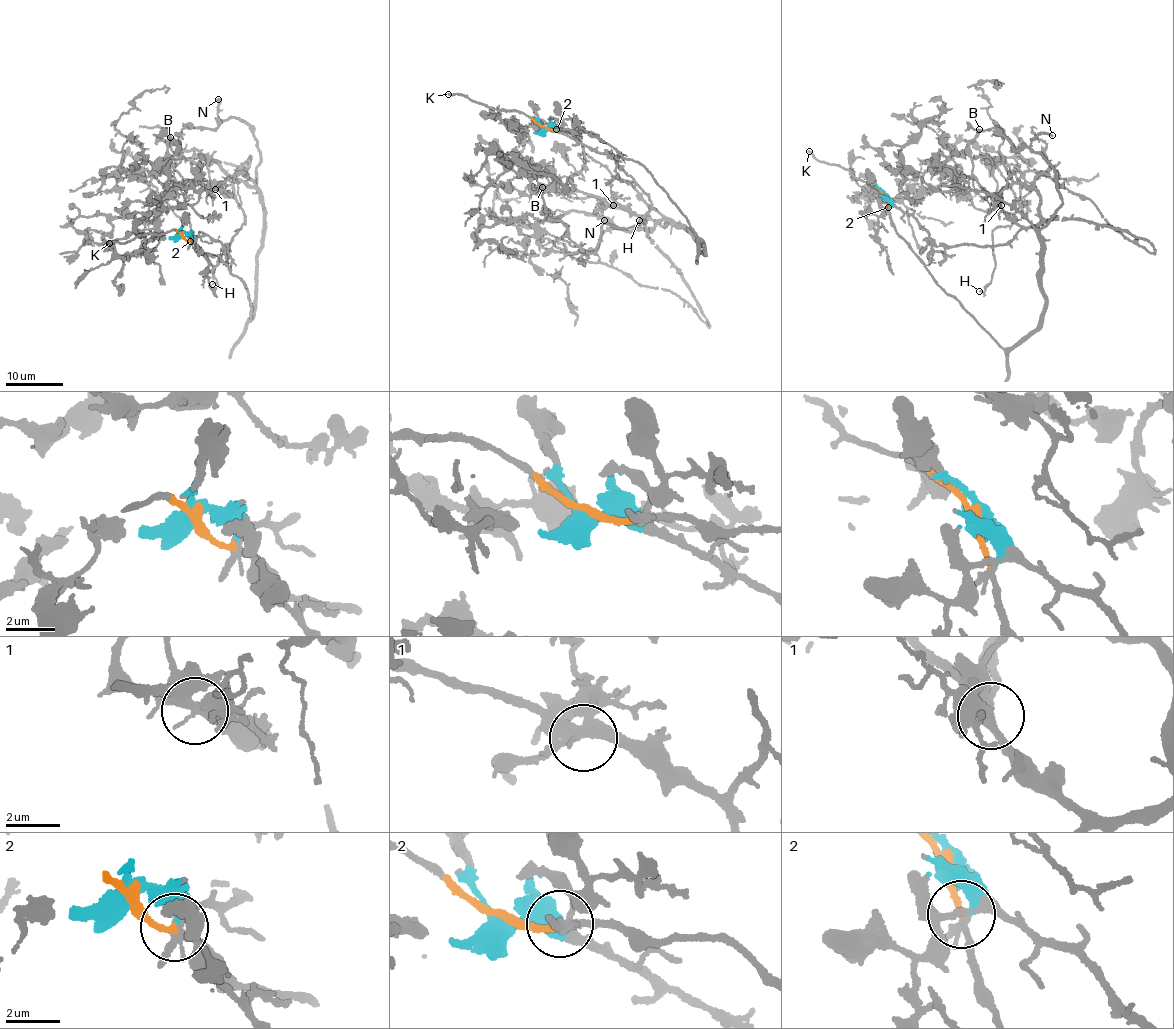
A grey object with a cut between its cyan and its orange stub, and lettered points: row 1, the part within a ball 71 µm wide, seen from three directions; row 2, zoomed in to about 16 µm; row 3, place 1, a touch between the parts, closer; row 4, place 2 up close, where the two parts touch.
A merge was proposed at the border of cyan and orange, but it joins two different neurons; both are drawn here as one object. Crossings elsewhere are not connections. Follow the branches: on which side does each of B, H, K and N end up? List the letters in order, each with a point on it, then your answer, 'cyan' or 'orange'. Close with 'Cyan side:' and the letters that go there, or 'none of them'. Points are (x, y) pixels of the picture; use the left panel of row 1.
B: at (170, 137); cyan
H: at (212, 284); cyan
K: at (109, 243); orange
N: at (218, 99); orange
Cyan side: B, H

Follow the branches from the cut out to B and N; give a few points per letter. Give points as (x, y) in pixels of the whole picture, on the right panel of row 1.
B: (885, 195), (938, 245), (992, 247), (1011, 242), (1019, 226), (980, 187), (972, 170), (969, 144), (979, 129)
N: (885, 195), (934, 282), (1008, 348), (1045, 297), (1039, 233), (1061, 204), (1030, 147), (1053, 136)

